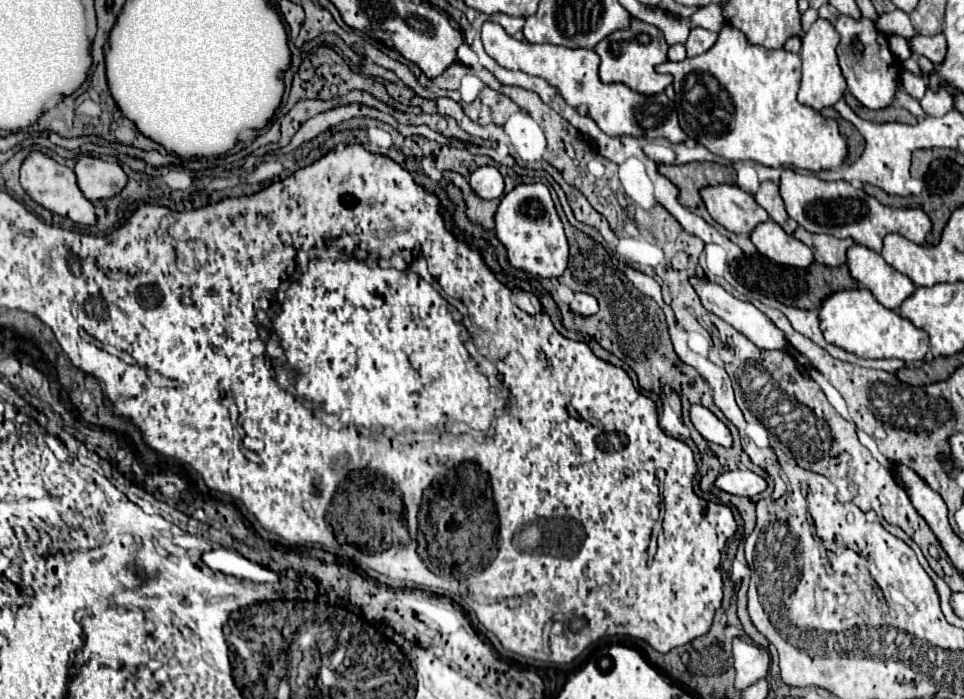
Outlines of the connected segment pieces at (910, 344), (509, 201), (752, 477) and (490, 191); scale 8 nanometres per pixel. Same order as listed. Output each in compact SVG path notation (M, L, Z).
M867 288L839 290L823 298L819 308L819 326L827 342L845 352L853 352L859 358L899 358L905 364L915 364L923 362L929 350L925 330L919 330L909 320L881 306Z
M519 184L501 198L495 212L495 236L505 246L507 262L513 268L541 278L559 278L567 268L567 238L551 194L543 184Z
M751 470L725 472L725 474L717 476L717 480L715 480L715 488L723 490L727 494L735 494L735 496L755 496L755 494L763 492L765 486L767 486L767 482Z
M483 166L477 168L471 176L469 176L469 184L473 188L473 192L481 198L481 200L493 200L493 198L501 198L503 194L503 176L497 168L493 166Z

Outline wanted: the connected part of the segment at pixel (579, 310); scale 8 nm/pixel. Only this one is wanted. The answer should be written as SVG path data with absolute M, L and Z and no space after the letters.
M575 294L573 302L571 302L569 306L571 306L571 312L573 312L573 314L579 314L579 316L583 316L583 318L593 316L593 314L597 314L597 310L599 310L597 300L595 300L593 296L589 296L589 294Z

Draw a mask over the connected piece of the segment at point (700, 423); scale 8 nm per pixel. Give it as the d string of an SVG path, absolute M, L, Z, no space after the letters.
M693 404L689 414L691 414L691 422L693 422L695 430L707 442L713 442L713 444L719 444L719 446L725 446L725 448L729 448L733 444L729 428L713 412L709 412L707 408L703 408L699 404Z

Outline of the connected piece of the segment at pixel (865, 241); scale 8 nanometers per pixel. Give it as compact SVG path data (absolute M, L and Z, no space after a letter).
M783 170L779 192L785 202L787 214L807 232L851 238L853 242L867 246L875 252L881 250L885 234L897 232L915 244L923 244L927 232L931 230L929 216L921 208L887 208L873 196L865 194L859 188L853 188L849 182L843 180L827 182L815 176L801 176L793 170Z

